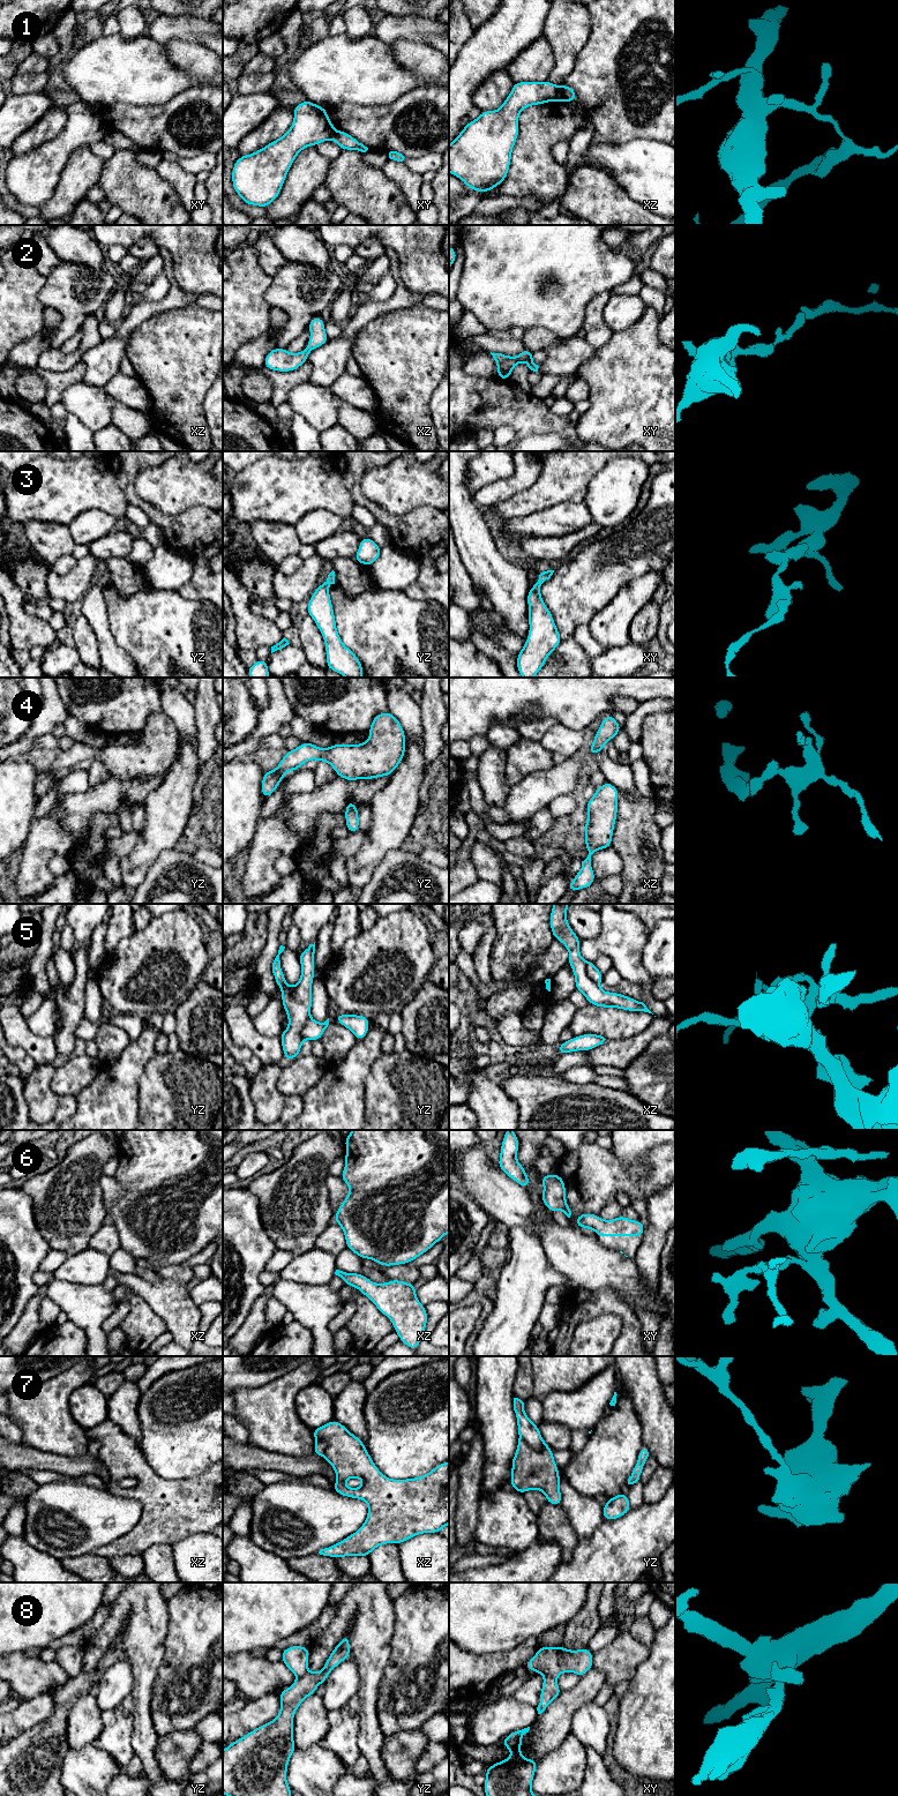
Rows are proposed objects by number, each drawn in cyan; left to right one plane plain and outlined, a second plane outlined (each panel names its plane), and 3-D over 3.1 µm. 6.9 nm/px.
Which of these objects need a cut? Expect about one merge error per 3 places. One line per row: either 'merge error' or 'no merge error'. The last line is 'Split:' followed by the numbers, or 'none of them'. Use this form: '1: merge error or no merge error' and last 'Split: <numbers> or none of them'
1: merge error
2: no merge error
3: no merge error
4: no merge error
5: merge error
6: no merge error
7: merge error
8: merge error
Split: 1, 5, 7, 8

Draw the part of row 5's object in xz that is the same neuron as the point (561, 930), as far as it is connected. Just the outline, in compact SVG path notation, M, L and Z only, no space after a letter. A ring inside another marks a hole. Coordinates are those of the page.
M554 904L549 915L549 925L554 938L563 943L569 950L568 964L571 966L575 975L575 988L586 997L589 1004L596 1006L652 1013L643 1002L619 993L604 991L588 976L588 961L579 953L581 940L567 921L568 906L569 904Z

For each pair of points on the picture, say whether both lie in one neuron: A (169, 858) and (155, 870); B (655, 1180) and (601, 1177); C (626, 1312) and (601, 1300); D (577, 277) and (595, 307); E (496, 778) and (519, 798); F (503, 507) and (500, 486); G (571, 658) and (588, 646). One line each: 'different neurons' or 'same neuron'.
A: same neuron
B: same neuron
C: same neuron
D: different neurons
E: different neurons
F: different neurons
G: different neurons

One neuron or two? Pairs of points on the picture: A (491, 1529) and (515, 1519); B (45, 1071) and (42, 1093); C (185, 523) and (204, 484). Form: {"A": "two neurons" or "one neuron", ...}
{"A": "one neuron", "B": "one neuron", "C": "two neurons"}

